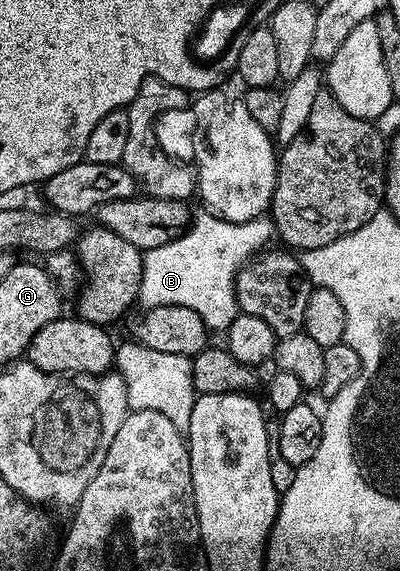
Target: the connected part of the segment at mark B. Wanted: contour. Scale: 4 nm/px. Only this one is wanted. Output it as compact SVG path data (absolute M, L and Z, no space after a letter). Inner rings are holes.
M205 212L193 219L192 225L176 240L161 243L159 247L145 251L142 256L142 279L138 289L138 302L151 310L157 306L183 306L192 308L203 320L207 327L221 326L227 328L239 316L238 298L234 294L234 279L238 269L245 266L251 256L257 255L271 241L266 235L269 217L253 218L247 222L229 222L219 218L213 212Z

